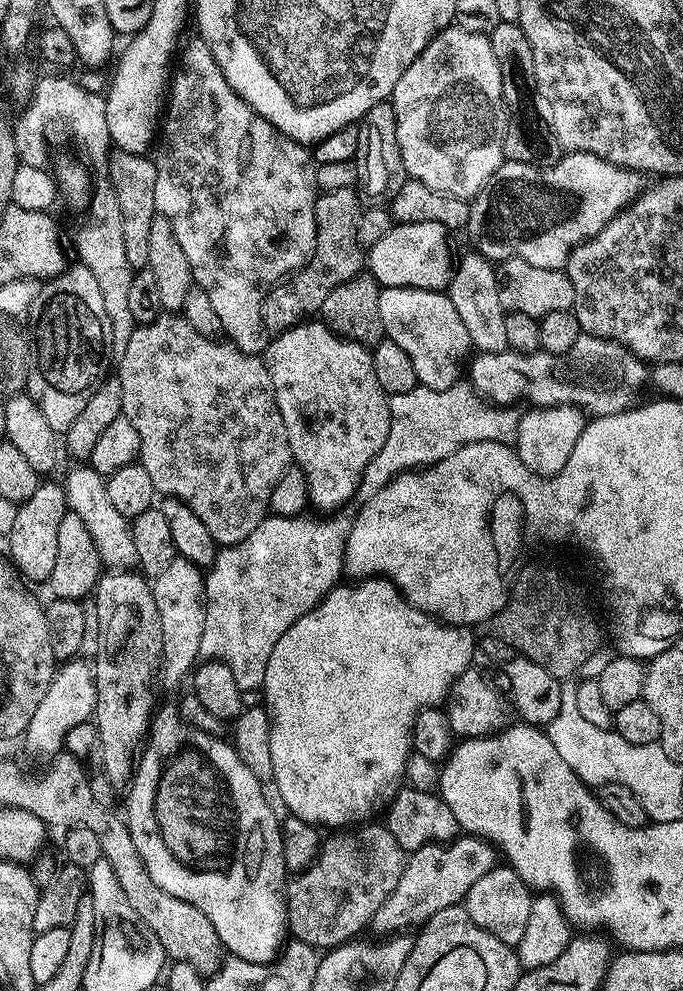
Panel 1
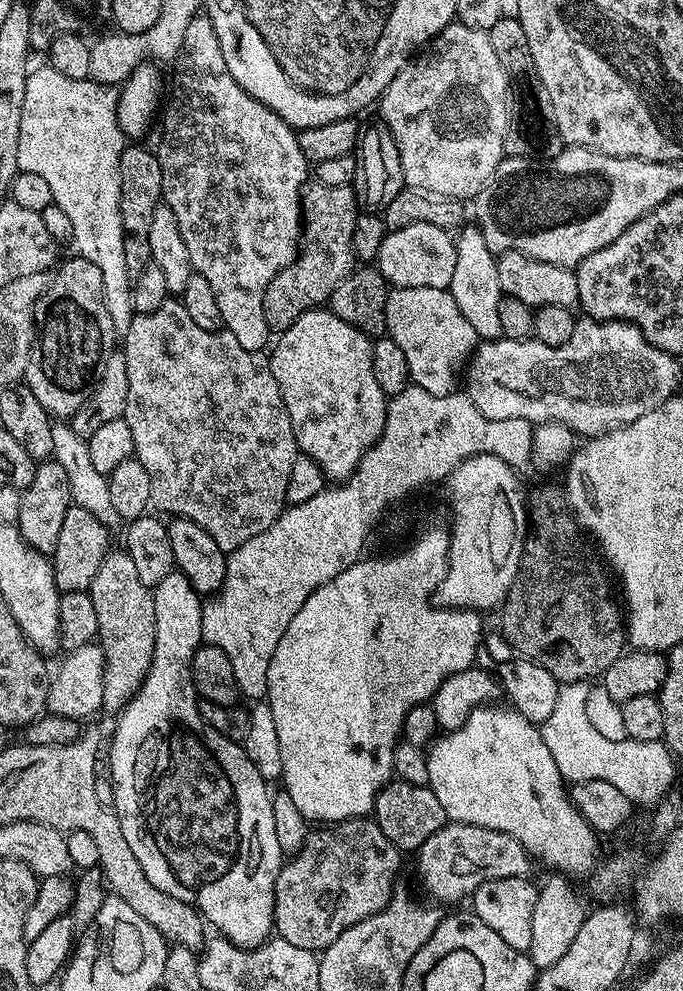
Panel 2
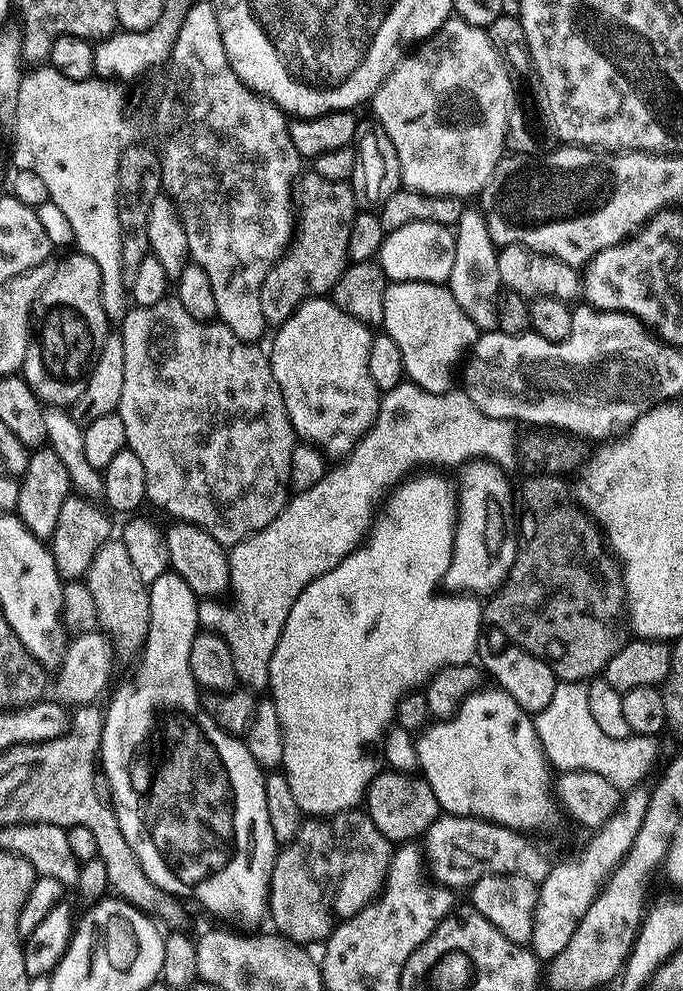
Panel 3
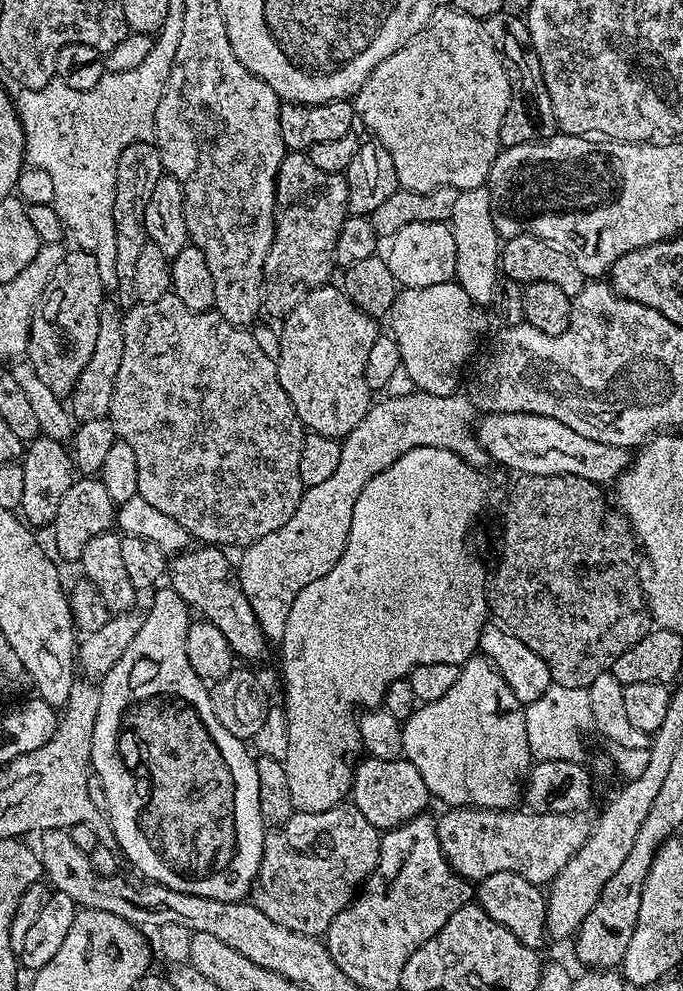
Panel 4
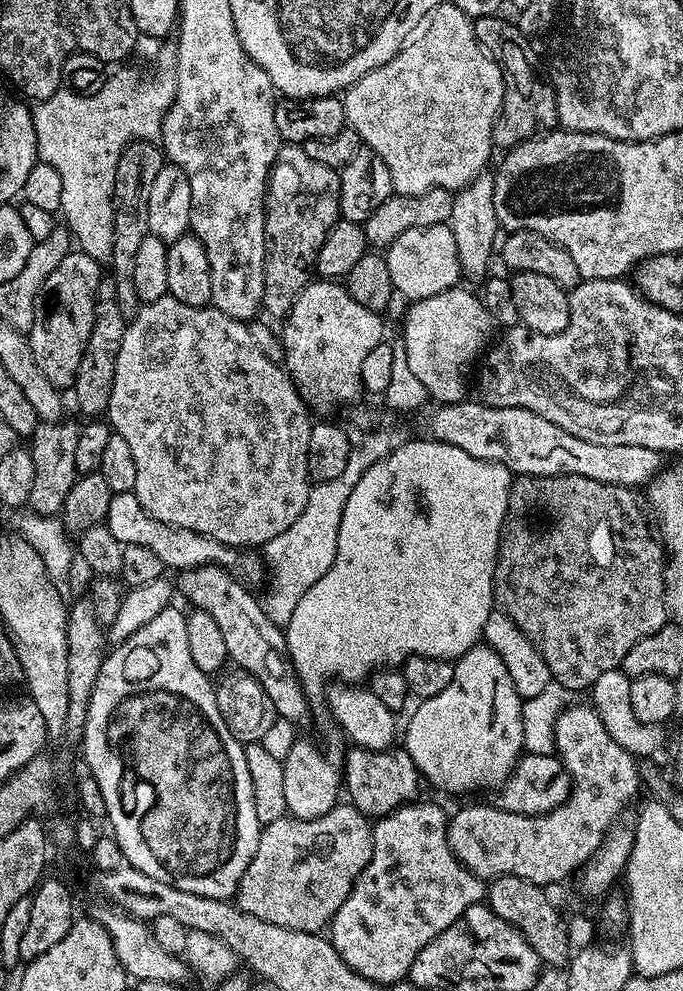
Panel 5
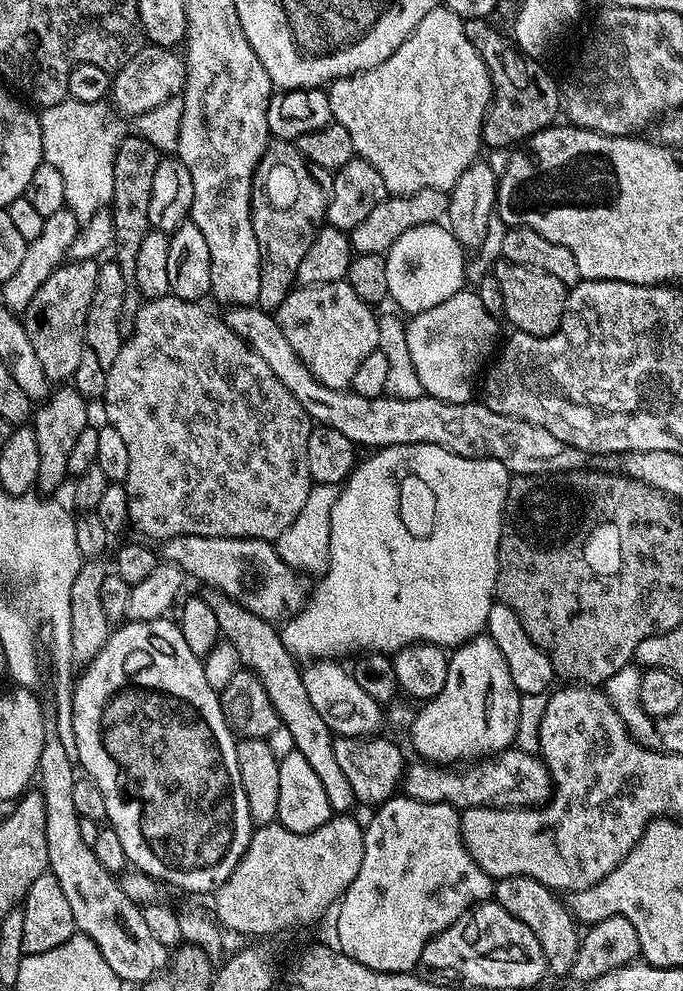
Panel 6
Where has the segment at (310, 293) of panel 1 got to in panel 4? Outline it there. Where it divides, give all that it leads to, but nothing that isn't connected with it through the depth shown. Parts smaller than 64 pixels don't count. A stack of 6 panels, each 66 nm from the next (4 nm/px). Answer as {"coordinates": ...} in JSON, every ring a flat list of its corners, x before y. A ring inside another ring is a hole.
{"coordinates":[[289,151,285,155,282,166,278,170,278,178,276,179,276,229,274,230,274,238,270,242,270,250,266,254,266,262,264,263,264,286,262,289,262,312,266,317,277,316,283,318,294,310,294,306,298,306,298,302,302,302,302,298,306,298,306,294,310,294,314,290,325,287,329,283,328,280,332,276,332,271,337,271,336,263,336,243,338,242,338,234,342,230,342,222,346,222,346,218,350,215,348,206,348,197,350,189,347,179,341,174,326,174,326,170,318,170,318,166,314,166,308,161,307,155,302,152]]}

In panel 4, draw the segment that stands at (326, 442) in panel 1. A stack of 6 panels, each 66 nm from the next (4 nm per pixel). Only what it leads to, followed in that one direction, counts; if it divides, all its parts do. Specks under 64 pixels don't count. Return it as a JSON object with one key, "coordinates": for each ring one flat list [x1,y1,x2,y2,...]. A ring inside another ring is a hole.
{"coordinates":[[325,286,306,294,306,298,302,298,302,302,298,302,298,306,294,306,290,315,283,317,284,329,280,332,280,353,275,353,274,359,278,370,278,378,282,382,282,390,286,390,286,394,298,414,298,418,304,423,305,429,308,432,317,432,323,436,343,438,350,434,350,430,354,430,354,426,358,426,358,422,362,422,362,418,366,418,369,408,374,403,373,389,369,388,366,382,366,358,370,354,370,346,374,346,378,329,376,329,377,321,373,317,366,315,362,310,358,310,354,306,354,302,350,302,348,295,339,287,332,287]]}

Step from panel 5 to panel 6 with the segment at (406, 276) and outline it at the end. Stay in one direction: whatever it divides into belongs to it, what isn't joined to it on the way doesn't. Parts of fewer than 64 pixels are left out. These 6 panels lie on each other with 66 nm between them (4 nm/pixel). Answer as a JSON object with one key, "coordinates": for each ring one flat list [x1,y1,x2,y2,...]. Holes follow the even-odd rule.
{"coordinates":[[443,223,406,230,406,234,402,234,402,238,398,238,398,242,394,242,392,249,386,253,388,300,396,303,396,308,409,317,417,316,422,310,430,310,430,306,438,306,438,302,446,302,446,298,458,294,465,287,464,256,465,248,458,242,451,227]]}

